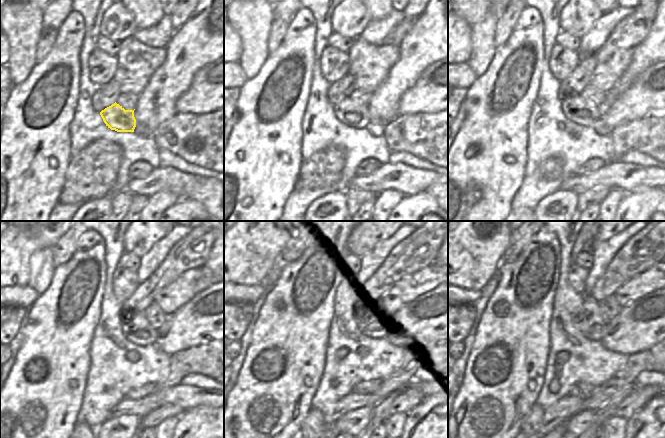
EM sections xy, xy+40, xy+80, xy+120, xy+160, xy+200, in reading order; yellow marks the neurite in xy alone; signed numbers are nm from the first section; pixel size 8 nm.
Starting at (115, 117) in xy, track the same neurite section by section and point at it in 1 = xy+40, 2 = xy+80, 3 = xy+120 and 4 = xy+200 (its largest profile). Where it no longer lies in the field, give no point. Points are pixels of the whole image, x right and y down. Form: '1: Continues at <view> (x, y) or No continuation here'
1: Continues at xy+40 (347, 112)
2: Continues at xy+80 (581, 111)
3: Continues at xy+120 (136, 329)
4: Continues at xy+200 (592, 325).

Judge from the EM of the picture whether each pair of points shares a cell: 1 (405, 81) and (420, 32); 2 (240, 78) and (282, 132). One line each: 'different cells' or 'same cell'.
1: same cell
2: different cells

